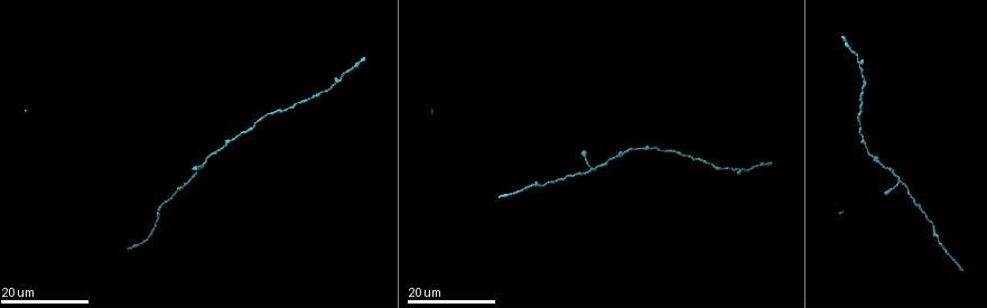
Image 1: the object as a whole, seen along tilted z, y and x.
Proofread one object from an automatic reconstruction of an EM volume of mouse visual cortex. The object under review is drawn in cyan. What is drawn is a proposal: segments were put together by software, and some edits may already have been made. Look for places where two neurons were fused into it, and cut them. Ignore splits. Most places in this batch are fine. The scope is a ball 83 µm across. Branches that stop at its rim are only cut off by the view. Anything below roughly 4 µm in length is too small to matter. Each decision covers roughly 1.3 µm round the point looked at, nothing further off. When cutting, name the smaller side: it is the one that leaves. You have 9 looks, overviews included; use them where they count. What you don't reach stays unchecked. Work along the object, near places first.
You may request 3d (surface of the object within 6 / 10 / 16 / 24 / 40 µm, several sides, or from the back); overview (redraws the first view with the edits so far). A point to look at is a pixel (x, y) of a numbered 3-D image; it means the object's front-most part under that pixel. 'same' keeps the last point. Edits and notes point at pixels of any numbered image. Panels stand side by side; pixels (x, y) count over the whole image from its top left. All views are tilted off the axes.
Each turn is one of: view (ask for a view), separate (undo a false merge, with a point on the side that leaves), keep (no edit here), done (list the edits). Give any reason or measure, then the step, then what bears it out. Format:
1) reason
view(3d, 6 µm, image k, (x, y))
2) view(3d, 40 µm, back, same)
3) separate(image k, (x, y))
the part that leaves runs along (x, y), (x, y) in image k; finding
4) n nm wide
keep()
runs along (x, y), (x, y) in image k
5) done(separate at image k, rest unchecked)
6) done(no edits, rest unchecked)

thin arm on a thick one
view(3d, 16 µm, image 1, (591, 168))

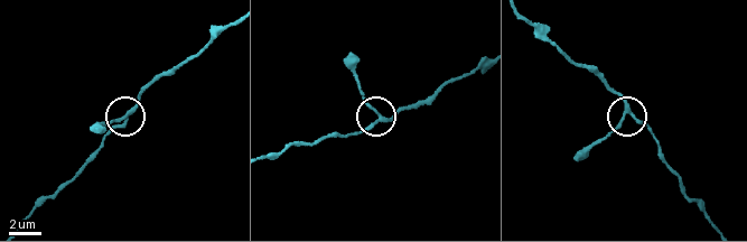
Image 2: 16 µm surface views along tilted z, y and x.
view(3d, 6 µm, image 2, (128, 116))

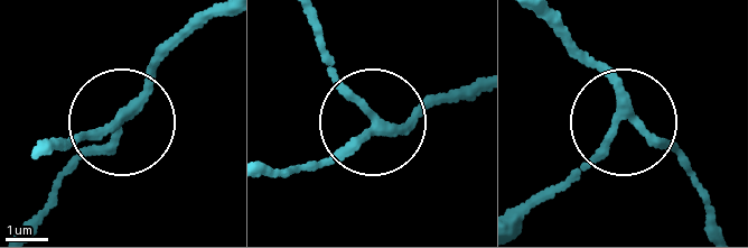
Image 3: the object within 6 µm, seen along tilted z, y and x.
keep()
runs along (297, 164), (370, 127), (317, 46) in image 3; all the same neuron

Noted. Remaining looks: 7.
view(3d, 16 µm, image 1, (160, 206))

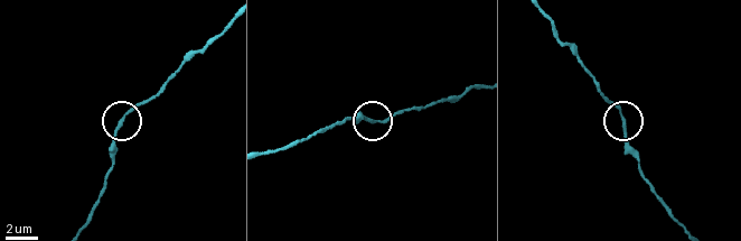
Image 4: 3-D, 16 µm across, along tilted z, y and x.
view(3d, 6 µm, image 4, (624, 123))

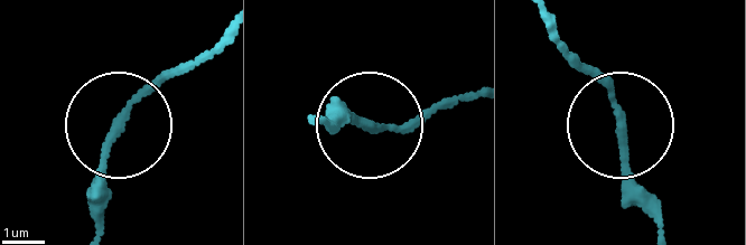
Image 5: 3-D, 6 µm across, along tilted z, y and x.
keep()
runs along (551, 25), (609, 93), (634, 197), (660, 228) in image 5; all the same neuron

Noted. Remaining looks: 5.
thick turns thin
view(3d, 16 µm, image 1, (874, 156))

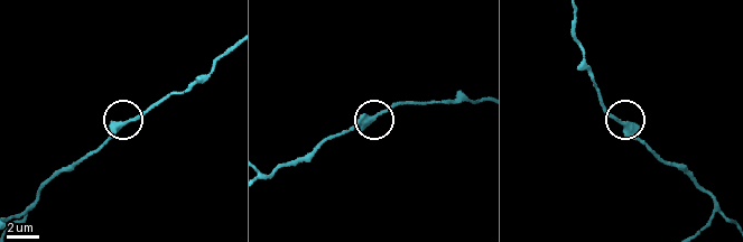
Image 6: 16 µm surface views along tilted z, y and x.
closer look
view(3d, 6 µm, image 6, (131, 121))

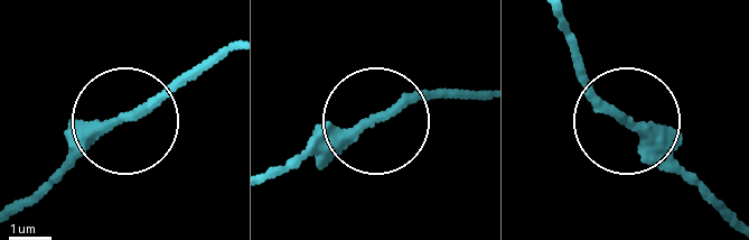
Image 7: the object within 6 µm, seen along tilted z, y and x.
keep()
runs along (271, 178), (374, 119), (473, 92) in image 7; one neuron here

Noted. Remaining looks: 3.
calibre changes
view(3d, 16 µm, image 1, (859, 63))

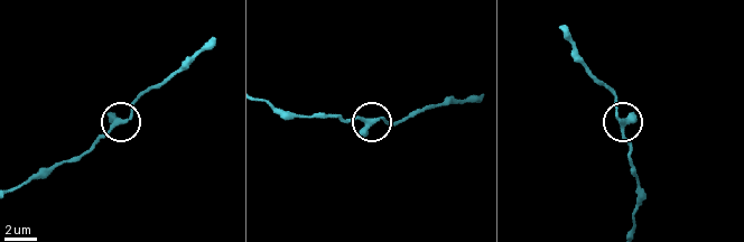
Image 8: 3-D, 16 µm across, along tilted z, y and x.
zoom in
view(3d, 6 µm, image 8, (378, 120))

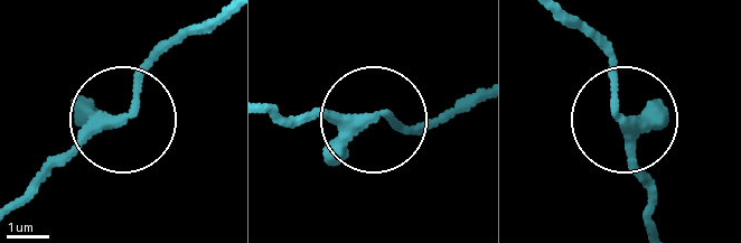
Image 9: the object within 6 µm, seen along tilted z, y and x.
3 arms
keep()
runs along (269, 111), (413, 125), (446, 118) in image 9; all the same neuron

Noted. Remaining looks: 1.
done(no edits, rest unchecked)

